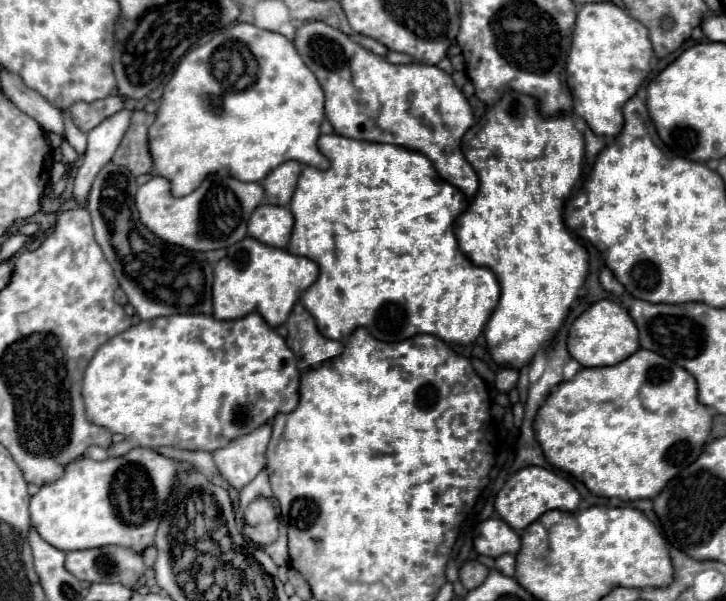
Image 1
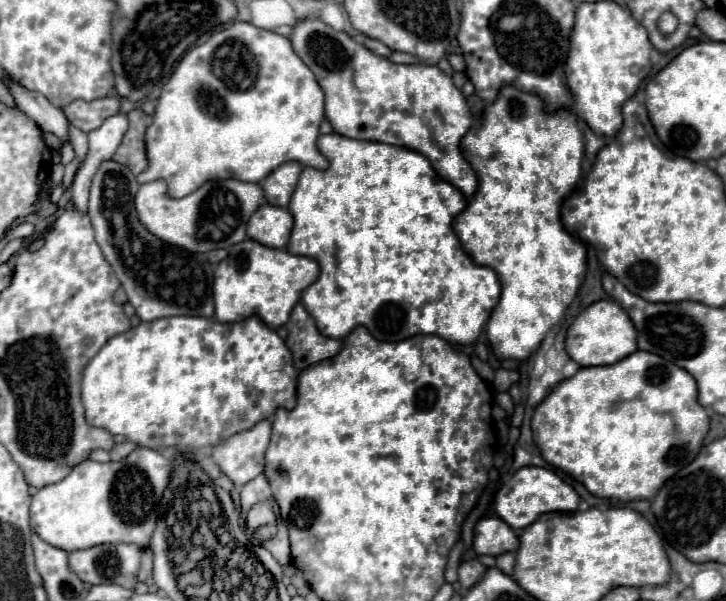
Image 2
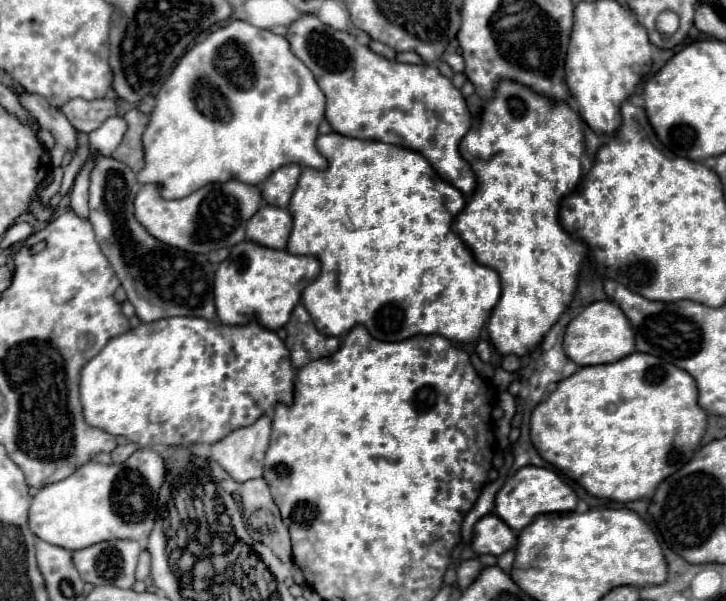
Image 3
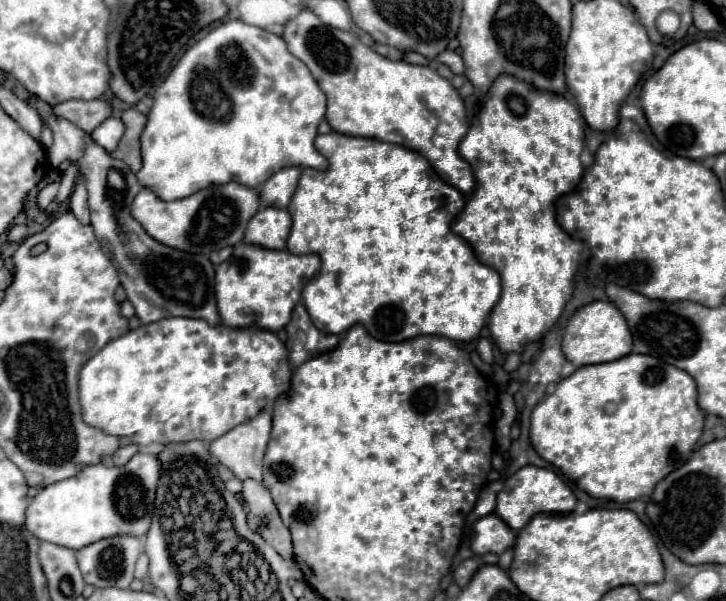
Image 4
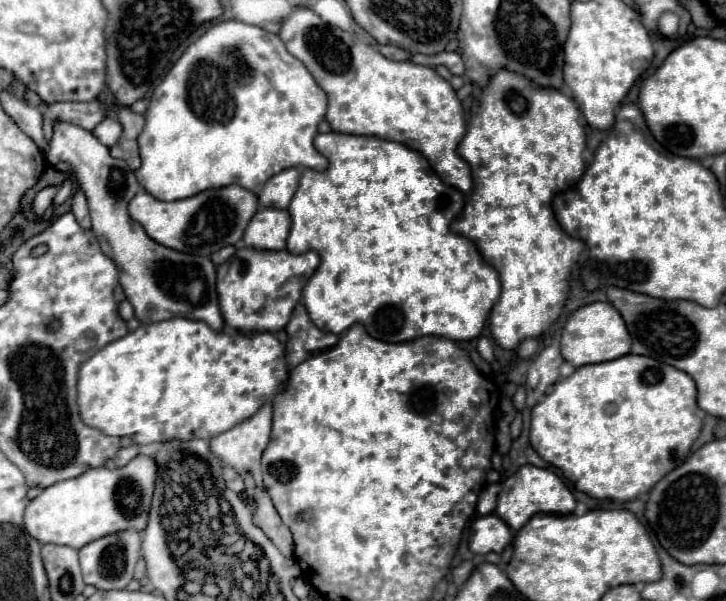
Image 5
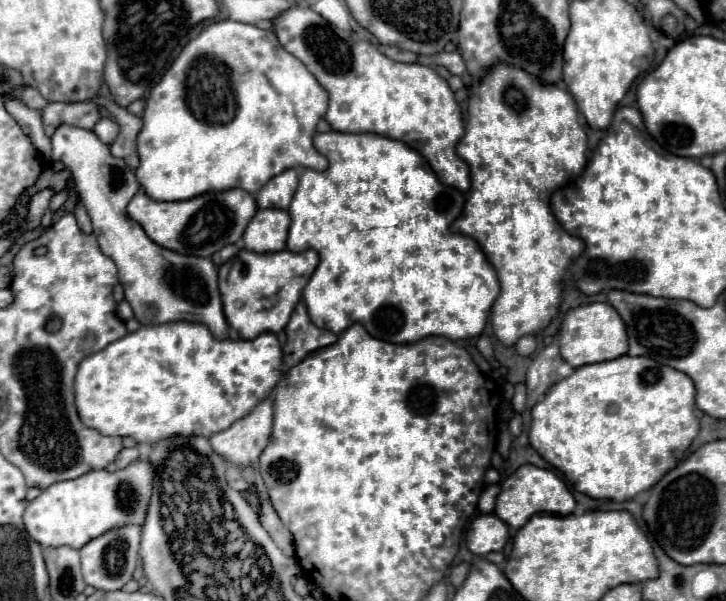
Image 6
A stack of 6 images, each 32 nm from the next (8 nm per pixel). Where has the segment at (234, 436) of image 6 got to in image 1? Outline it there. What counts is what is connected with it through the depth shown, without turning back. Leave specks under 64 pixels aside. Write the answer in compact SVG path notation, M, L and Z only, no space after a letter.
M264 422L254 432L238 436L228 442L228 446L212 452L220 474L230 482L232 488L242 488L258 476L266 466L266 448L270 442L272 426Z

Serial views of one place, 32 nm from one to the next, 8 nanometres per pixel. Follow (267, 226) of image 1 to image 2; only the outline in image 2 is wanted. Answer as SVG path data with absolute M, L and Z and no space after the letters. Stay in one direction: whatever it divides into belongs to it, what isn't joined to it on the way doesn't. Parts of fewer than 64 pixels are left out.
M262 204L248 220L248 238L270 246L284 248L292 230L292 214L288 208Z

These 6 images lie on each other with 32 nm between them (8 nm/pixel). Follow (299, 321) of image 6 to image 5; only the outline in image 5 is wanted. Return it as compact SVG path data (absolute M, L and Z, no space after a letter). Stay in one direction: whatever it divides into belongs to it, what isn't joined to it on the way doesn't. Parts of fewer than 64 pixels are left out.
M298 304L292 312L292 318L286 326L288 342L286 342L286 364L288 368L298 366L310 354L330 348L338 342L338 336L332 332L324 332L312 324L304 304Z

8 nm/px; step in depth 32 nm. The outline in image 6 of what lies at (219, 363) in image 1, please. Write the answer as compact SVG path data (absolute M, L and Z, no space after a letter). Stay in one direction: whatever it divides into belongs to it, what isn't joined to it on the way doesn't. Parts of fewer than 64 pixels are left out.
M174 322L162 326L140 326L136 332L86 356L74 378L78 416L84 426L104 436L130 436L136 442L156 442L168 436L210 436L246 416L260 400L272 394L282 376L282 348L272 332L254 340L216 340L204 324Z

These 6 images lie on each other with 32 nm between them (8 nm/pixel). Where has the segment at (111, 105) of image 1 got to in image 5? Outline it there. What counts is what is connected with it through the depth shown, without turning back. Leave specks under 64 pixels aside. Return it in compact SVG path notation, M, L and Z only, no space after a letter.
M98 100L92 102L56 102L44 106L44 136L52 138L56 122L70 122L84 130L94 130L94 126L104 118L104 106Z

